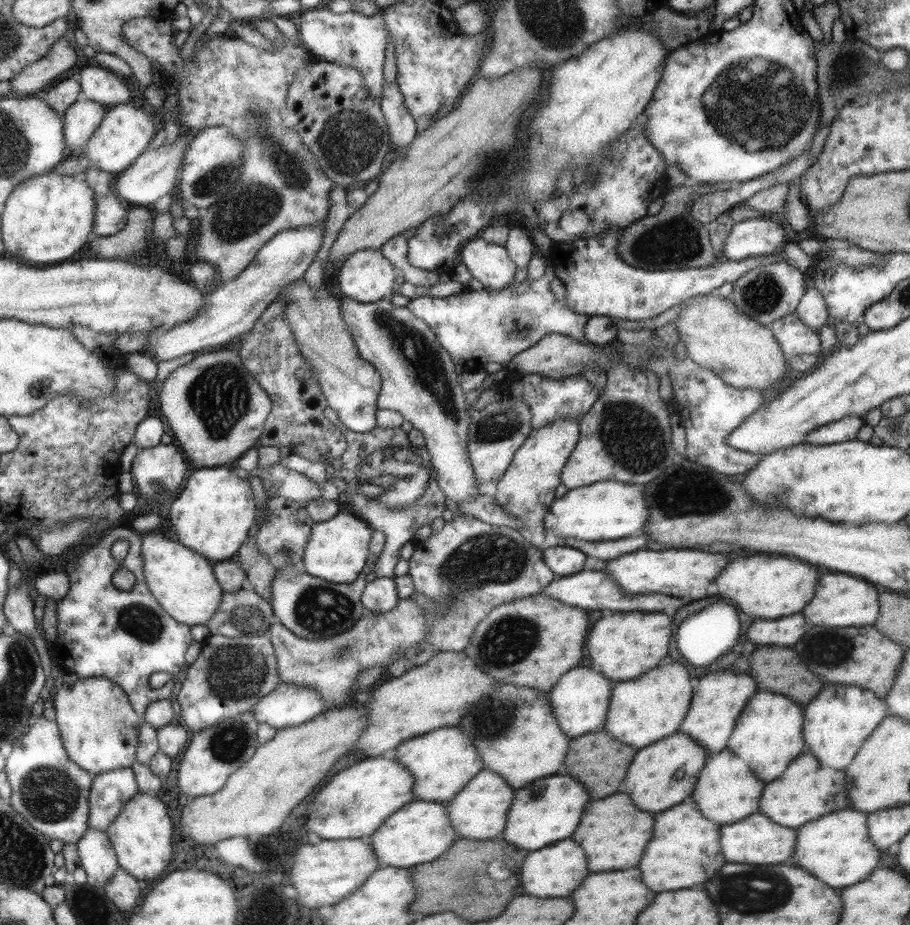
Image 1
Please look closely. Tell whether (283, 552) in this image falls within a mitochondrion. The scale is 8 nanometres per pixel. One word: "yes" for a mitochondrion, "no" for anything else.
yes

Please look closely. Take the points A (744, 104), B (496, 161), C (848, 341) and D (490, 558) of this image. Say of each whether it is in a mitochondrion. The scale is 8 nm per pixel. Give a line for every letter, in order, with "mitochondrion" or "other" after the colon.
A: mitochondrion
B: mitochondrion
C: other
D: mitochondrion

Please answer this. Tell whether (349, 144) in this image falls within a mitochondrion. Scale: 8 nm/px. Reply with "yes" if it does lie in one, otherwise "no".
yes

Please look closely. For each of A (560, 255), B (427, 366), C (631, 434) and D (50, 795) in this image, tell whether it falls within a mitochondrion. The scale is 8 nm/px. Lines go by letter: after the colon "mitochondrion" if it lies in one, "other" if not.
A: other
B: mitochondrion
C: mitochondrion
D: mitochondrion

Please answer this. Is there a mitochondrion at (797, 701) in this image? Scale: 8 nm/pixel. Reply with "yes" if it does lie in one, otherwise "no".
no

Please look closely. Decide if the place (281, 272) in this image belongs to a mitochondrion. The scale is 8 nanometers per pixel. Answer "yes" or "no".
no

